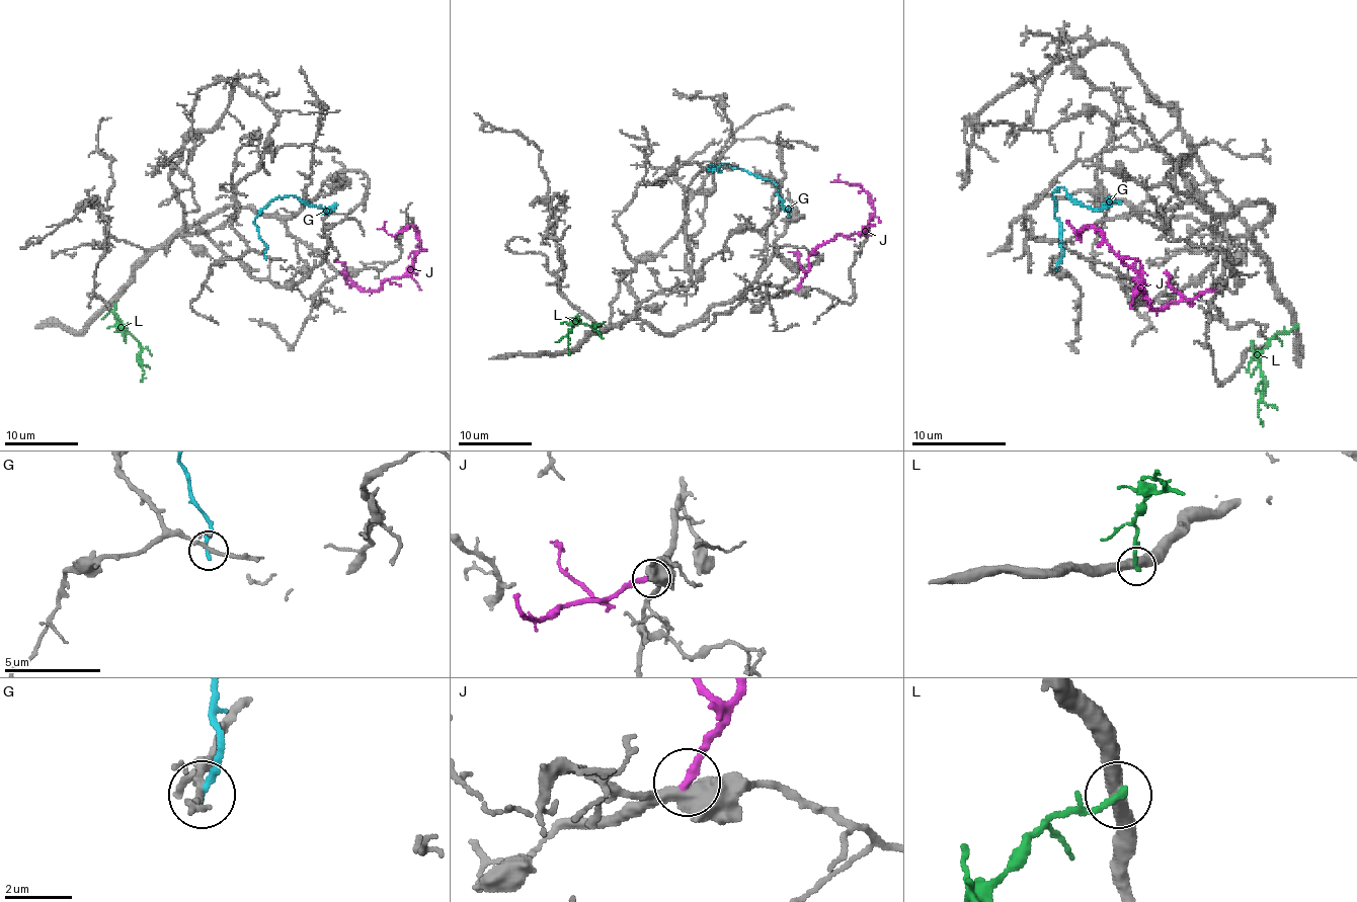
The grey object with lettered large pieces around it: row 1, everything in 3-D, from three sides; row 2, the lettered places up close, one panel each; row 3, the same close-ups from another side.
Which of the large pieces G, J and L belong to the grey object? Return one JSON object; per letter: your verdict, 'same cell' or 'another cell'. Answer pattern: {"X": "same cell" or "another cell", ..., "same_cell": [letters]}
{"G": "another cell", "J": "same cell", "L": "another cell", "same_cell": ["J"]}

